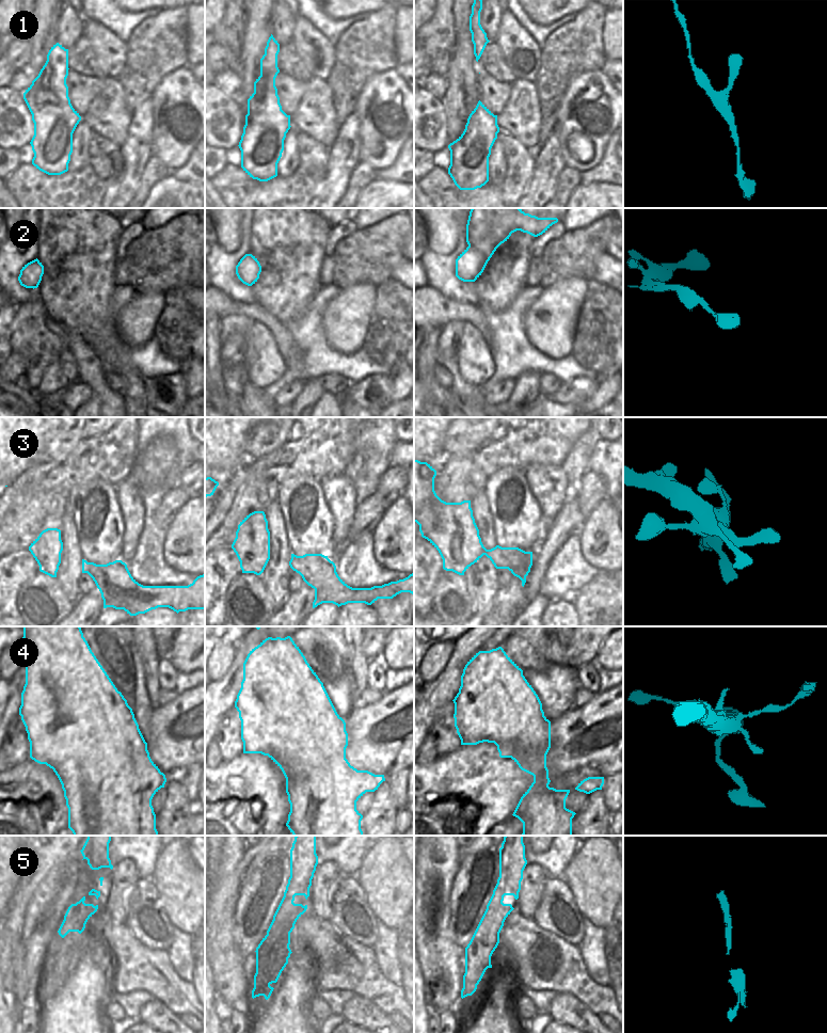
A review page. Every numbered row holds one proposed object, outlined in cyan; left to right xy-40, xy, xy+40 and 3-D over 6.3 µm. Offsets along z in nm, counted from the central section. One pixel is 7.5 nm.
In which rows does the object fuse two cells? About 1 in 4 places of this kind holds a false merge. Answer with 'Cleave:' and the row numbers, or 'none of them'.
Cleave: none of them

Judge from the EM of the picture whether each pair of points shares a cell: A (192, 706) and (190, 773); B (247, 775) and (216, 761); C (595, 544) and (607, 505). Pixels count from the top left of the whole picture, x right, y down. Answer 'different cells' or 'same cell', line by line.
A: different cells
B: different cells
C: same cell

